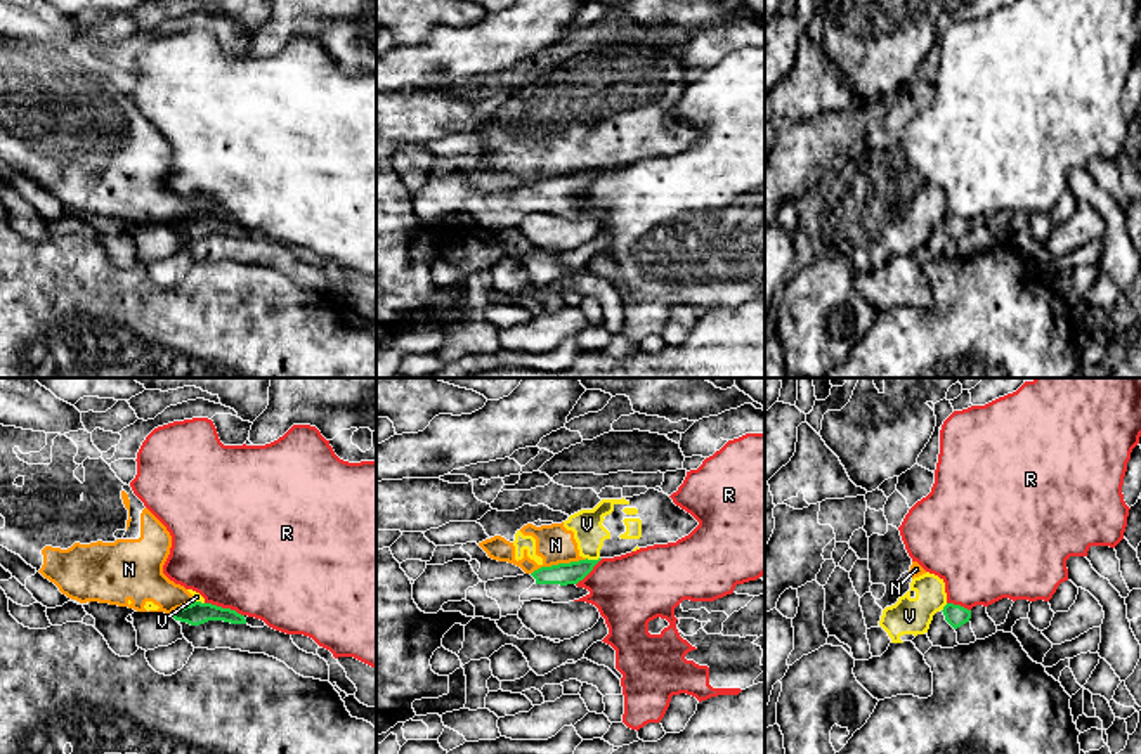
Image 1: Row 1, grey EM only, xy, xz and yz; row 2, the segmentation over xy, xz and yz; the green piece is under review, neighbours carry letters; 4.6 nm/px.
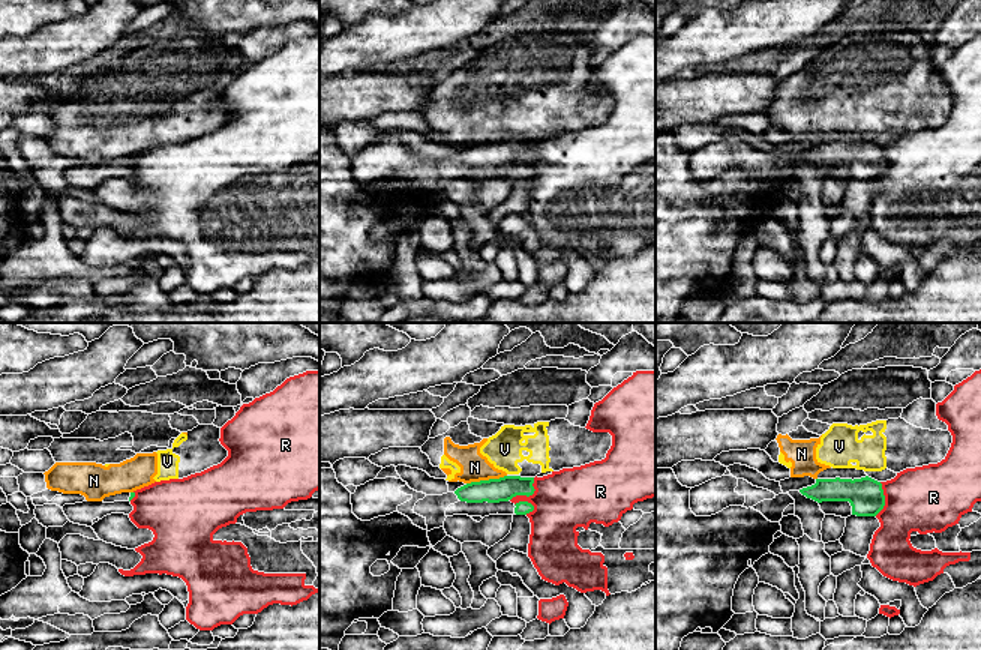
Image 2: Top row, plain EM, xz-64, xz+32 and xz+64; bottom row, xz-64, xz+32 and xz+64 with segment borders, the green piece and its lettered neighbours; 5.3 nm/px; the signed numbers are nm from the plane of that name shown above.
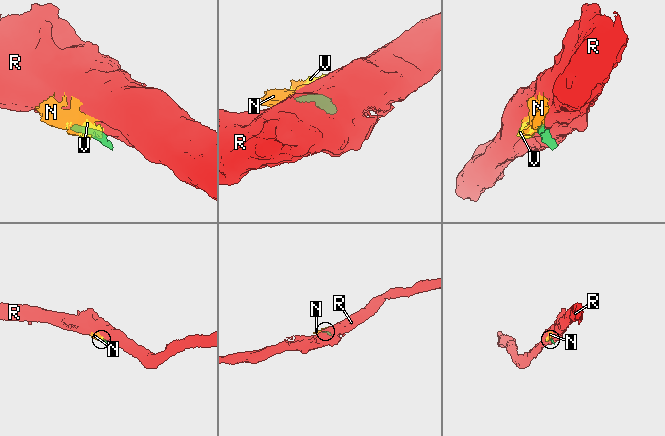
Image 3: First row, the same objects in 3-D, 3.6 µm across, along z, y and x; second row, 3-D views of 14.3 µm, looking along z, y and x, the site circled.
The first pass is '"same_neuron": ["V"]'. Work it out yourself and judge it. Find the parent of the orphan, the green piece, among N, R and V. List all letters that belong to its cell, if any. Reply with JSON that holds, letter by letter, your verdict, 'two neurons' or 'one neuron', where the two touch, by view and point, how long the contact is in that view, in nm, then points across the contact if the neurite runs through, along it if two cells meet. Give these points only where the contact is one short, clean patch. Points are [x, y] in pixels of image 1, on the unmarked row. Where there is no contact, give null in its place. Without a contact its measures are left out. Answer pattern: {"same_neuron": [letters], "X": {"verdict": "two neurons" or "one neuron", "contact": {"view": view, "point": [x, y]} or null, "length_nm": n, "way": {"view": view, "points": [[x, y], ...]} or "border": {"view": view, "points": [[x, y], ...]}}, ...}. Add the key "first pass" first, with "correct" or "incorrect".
{"first pass": "incorrect", "same_neuron": [], "N": {"verdict": "two neurons", "contact": {"view": "xz", "point": [559, 175]}, "length_nm": 280, "border": {"view": "xz", "points": [[586, 170], [541, 177], [531, 186]]}}, "R": {"verdict": "two neurons", "contact": {"view": "xy", "point": [224, 220]}, "length_nm": 200, "border": {"view": "xy", "points": [[205, 214], [234, 220], [243, 227]]}}, "V": {"verdict": "two neurons", "contact": {"view": "xz", "point": [593, 172]}, "length_nm": 60, "border": {"view": "xz", "points": [[586, 168], [599, 170]]}}}

